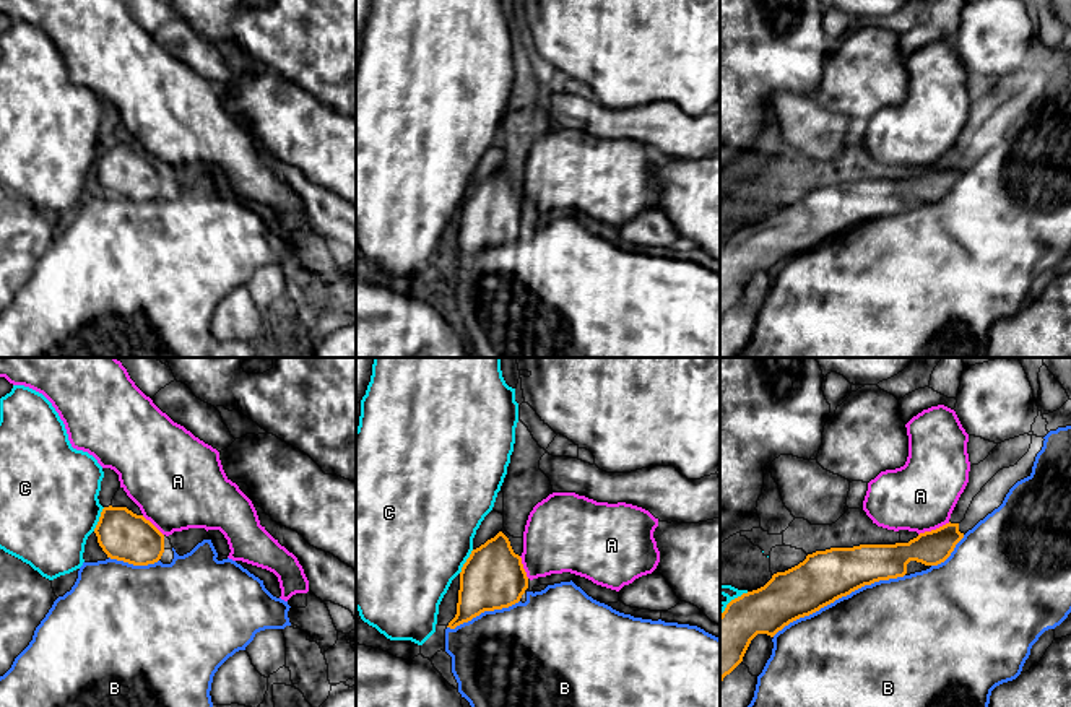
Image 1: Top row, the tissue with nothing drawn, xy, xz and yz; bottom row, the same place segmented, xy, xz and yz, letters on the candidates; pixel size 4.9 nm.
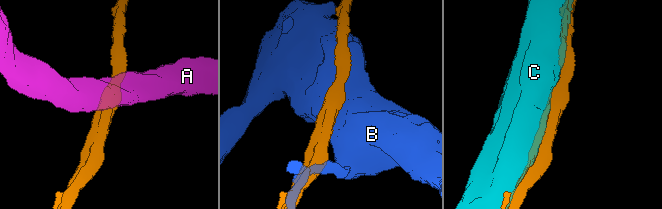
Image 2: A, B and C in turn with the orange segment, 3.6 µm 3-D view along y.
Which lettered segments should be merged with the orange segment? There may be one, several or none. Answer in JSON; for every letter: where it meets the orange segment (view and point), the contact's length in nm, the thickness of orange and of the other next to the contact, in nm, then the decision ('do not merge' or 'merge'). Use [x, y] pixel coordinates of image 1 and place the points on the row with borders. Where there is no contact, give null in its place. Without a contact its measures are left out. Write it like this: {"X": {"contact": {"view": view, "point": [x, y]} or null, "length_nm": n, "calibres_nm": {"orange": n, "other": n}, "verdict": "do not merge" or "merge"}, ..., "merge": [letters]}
{"A": {"contact": {"view": "yz", "point": [933, 530]}, "length_nm": 170, "calibres_nm": {"orange": 170, "other": 360}, "verdict": "merge"}, "B": {"contact": {"view": "yz", "point": [837, 598]}, "length_nm": 700, "calibres_nm": {"orange": 260, "other": 500}, "verdict": "do not merge"}, "C": {"contact": {"view": "xy", "point": [99, 519]}, "length_nm": 130, "calibres_nm": {"orange": 240, "other": 480}, "verdict": "do not merge"}, "merge": ["A"]}

